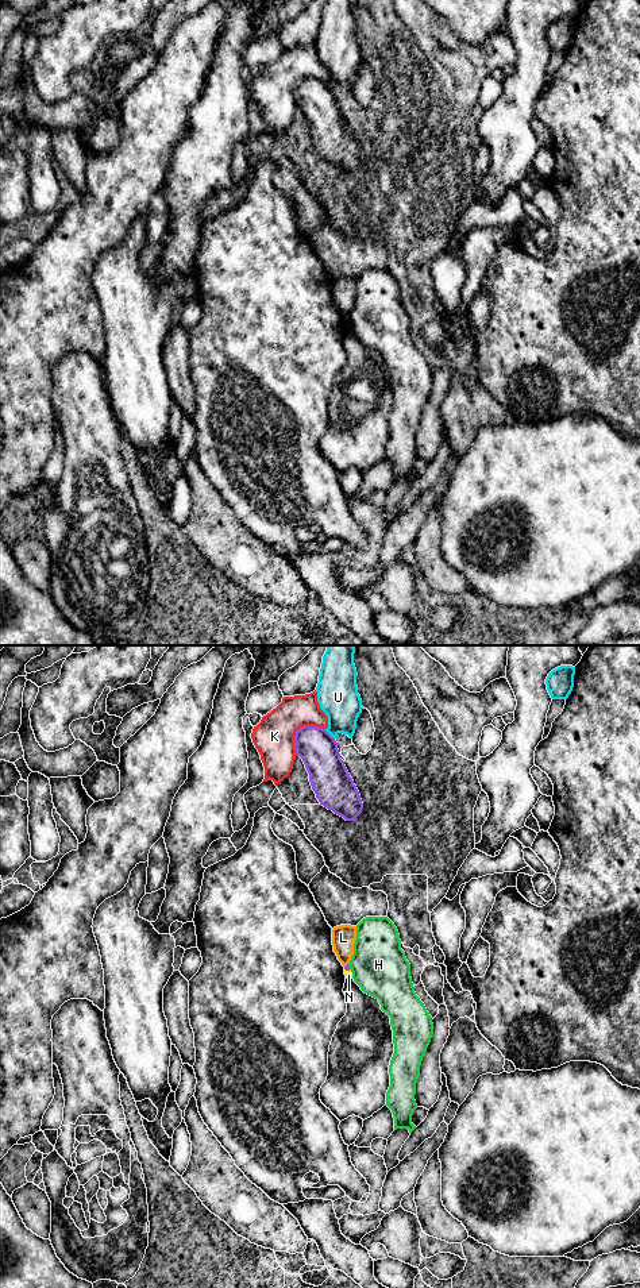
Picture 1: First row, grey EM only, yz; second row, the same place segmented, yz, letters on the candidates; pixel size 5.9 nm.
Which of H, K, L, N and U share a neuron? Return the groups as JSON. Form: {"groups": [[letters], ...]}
{"groups": [["H"], ["K"], ["L"], ["N"], ["U"]]}

